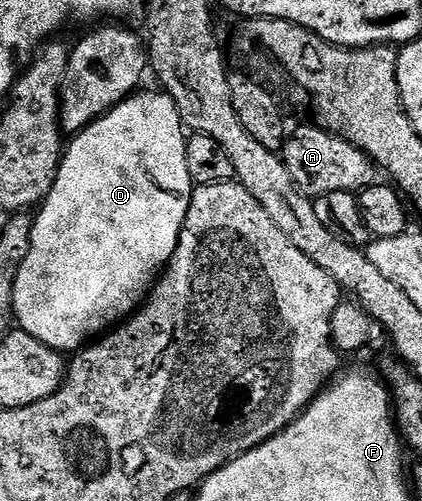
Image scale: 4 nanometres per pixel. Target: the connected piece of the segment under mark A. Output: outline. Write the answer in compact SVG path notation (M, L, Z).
M321 125L302 126L289 131L280 151L282 163L288 168L295 186L306 196L328 192L357 192L375 185L376 167L360 148Z

